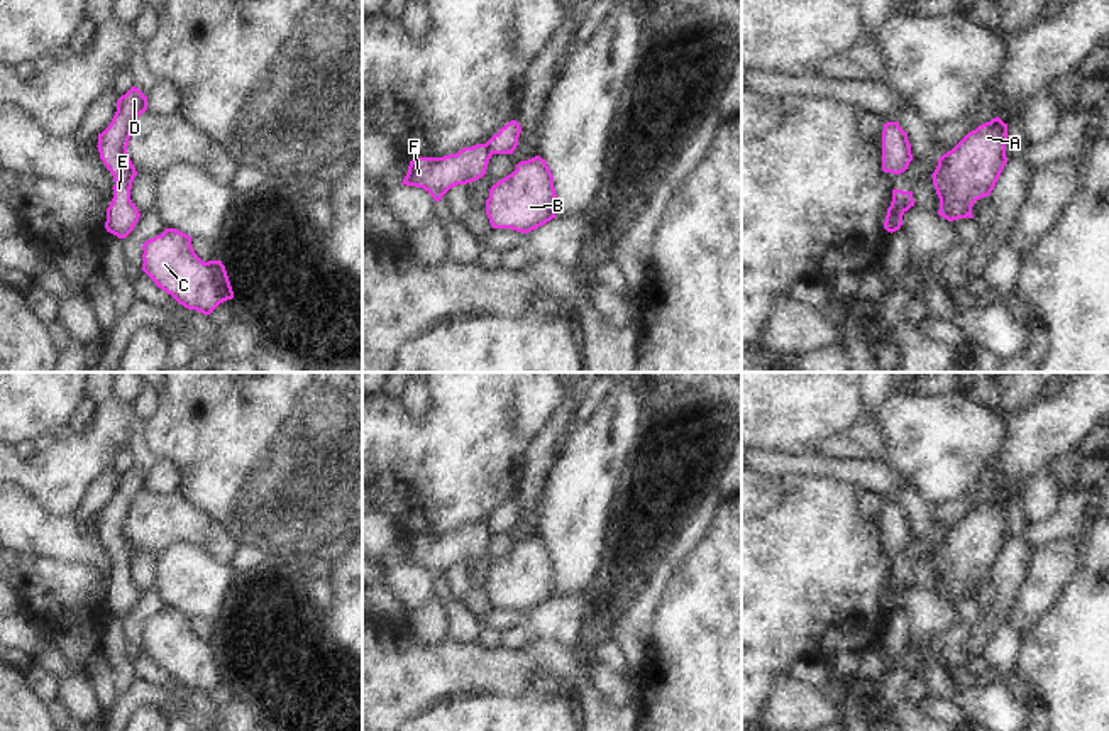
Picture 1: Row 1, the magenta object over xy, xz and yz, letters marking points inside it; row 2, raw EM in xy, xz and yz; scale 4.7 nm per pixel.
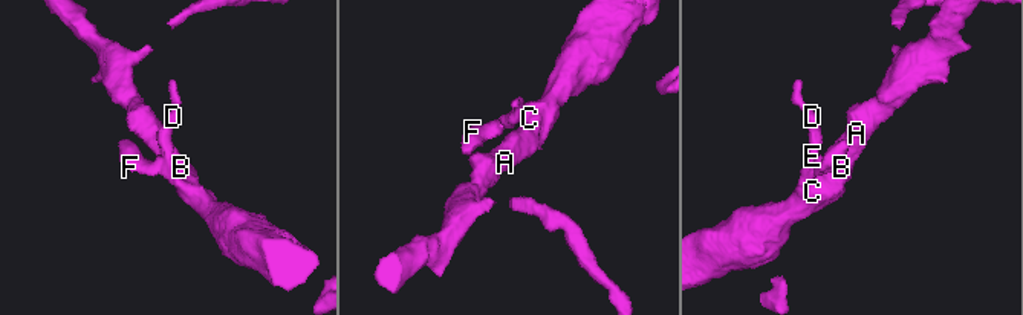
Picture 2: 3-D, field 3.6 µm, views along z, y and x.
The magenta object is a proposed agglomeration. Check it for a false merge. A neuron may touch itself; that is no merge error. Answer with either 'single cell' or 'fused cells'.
fused cells

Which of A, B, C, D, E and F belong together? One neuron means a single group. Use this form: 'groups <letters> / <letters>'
groups A B C D E / F

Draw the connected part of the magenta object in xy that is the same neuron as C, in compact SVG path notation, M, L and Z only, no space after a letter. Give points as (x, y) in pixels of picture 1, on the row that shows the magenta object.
M166 228L146 240L142 250L142 271L185 308L210 315L234 298L222 261L203 262L195 254L190 235Z

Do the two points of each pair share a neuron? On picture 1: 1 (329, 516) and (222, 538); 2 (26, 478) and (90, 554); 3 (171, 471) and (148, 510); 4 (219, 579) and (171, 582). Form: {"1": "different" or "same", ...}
{"1": "different", "2": "different", "3": "different", "4": "same"}

